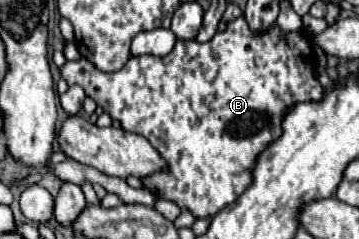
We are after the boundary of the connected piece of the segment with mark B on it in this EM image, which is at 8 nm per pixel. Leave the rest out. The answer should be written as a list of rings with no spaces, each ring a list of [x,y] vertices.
[[[238,17],[234,21],[228,23],[228,29],[226,31],[218,31],[208,43],[198,43],[198,41],[178,41],[172,49],[172,53],[168,57],[154,57],[154,55],[140,55],[140,57],[130,57],[128,63],[120,69],[120,71],[114,71],[114,73],[104,73],[104,71],[98,71],[88,59],[80,59],[80,61],[68,61],[62,69],[60,69],[62,77],[66,79],[68,85],[80,85],[88,97],[92,97],[112,119],[120,121],[122,123],[122,129],[126,131],[132,131],[132,133],[138,133],[142,137],[146,137],[152,147],[162,155],[162,159],[166,159],[166,167],[162,171],[156,171],[154,175],[148,175],[142,179],[144,187],[150,189],[150,191],[158,191],[160,199],[166,199],[166,201],[172,201],[176,203],[180,209],[186,209],[190,211],[196,219],[210,219],[214,217],[218,211],[222,211],[226,205],[234,203],[234,199],[238,199],[238,195],[244,193],[244,189],[250,185],[252,181],[252,167],[254,167],[254,161],[258,157],[258,153],[268,145],[272,143],[274,139],[280,137],[282,129],[280,129],[280,121],[286,113],[286,109],[290,109],[294,103],[298,101],[316,101],[322,97],[324,89],[322,85],[316,81],[316,75],[314,75],[314,57],[312,57],[312,45],[308,41],[308,35],[304,31],[298,31],[298,33],[288,33],[288,35],[282,35],[278,27],[272,27],[270,31],[262,33],[262,35],[254,35],[250,29],[248,29],[248,23],[244,17]]]

